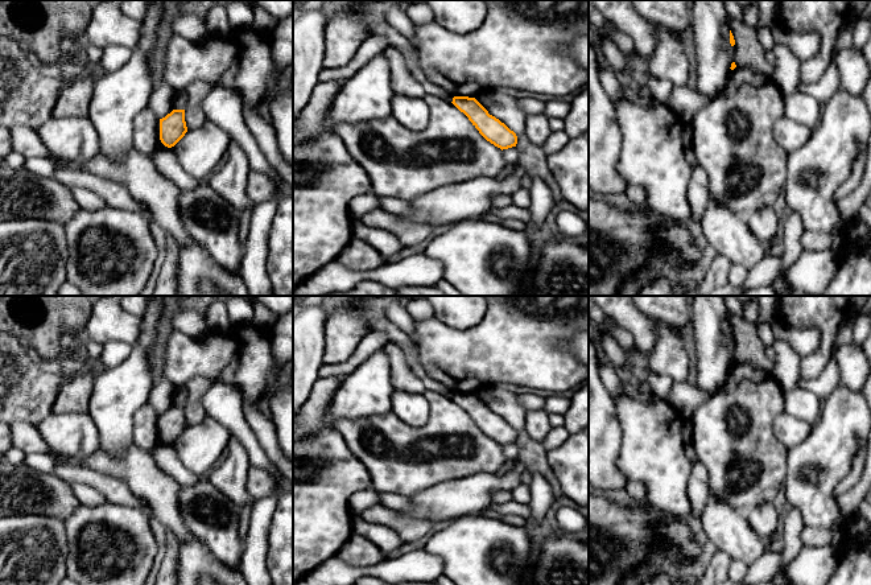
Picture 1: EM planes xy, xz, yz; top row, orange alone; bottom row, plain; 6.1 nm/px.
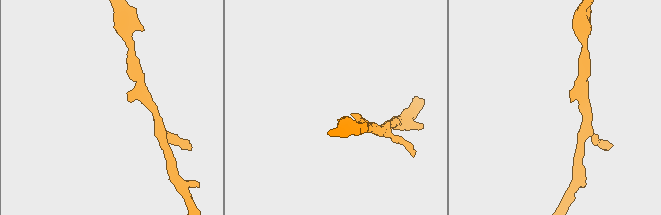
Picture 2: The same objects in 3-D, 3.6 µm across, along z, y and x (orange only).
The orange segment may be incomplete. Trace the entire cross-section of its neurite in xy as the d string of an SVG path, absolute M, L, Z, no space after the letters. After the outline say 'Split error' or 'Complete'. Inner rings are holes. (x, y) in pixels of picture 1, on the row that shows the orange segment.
M173 110L160 119L160 140L165 147L174 147L186 132L185 110Z. Complete

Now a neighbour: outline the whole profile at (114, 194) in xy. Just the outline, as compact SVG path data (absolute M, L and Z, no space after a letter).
M55 166L53 178L65 184L67 188L83 188L91 190L104 201L106 206L140 214L148 213L146 206L137 201L127 188L87 170L73 166Z

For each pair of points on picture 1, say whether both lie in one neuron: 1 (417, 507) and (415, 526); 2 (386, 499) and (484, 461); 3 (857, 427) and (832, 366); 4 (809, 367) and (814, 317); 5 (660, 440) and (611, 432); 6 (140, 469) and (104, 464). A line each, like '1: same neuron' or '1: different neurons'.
1: different neurons
2: different neurons
3: different neurons
4: same neuron
5: different neurons
6: same neuron

